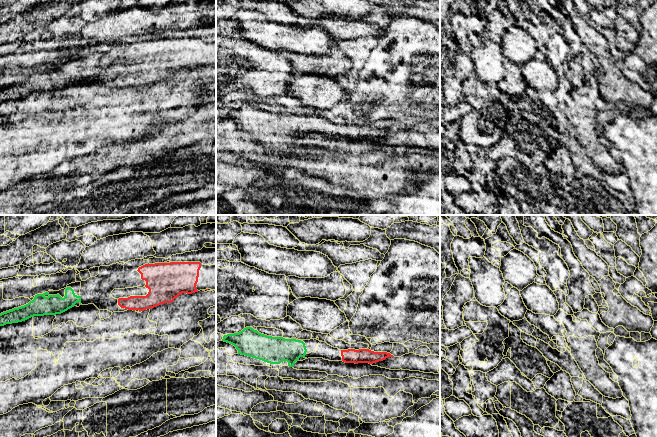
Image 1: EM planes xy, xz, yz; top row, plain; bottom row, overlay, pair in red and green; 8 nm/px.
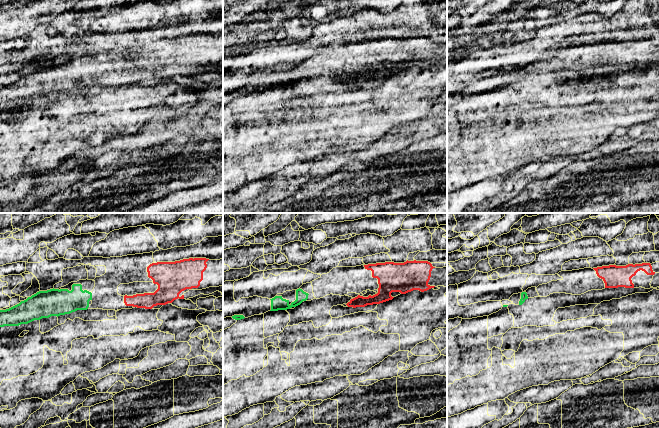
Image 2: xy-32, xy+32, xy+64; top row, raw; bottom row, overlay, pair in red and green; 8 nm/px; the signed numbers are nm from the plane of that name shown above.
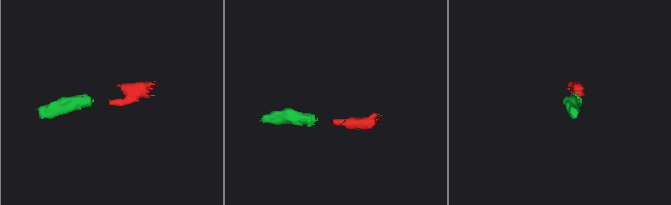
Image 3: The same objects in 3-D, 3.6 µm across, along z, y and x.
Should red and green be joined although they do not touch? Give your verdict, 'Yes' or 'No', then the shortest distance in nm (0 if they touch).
Yes. Distance 280 nm

